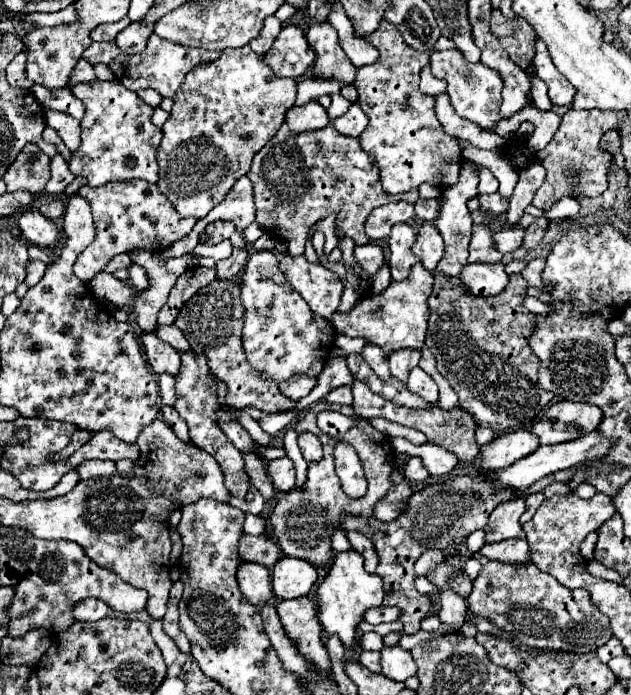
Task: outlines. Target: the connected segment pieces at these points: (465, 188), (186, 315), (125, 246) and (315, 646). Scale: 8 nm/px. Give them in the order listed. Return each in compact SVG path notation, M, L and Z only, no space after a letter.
M464 164L462 170L460 170L460 182L456 186L450 186L450 188L442 190L442 194L438 197L440 210L438 210L438 218L434 220L434 226L438 228L446 250L444 250L444 258L436 266L434 274L442 274L446 280L456 278L460 274L460 270L464 268L466 258L468 258L468 242L470 242L470 234L472 234L472 218L470 218L470 212L466 208L466 200L470 196L478 194L476 186L478 186L478 176L476 176L474 168L470 164Z
M214 280L208 286L204 286L200 294L192 296L184 304L184 310L180 310L174 326L182 330L194 352L202 352L208 356L212 374L226 384L228 406L232 408L254 406L264 412L288 410L288 406L292 406L294 400L286 398L274 382L268 382L268 378L260 378L260 374L256 374L244 358L244 350L240 346L242 312L244 306L240 302L240 284L236 280Z
M128 180L128 182L110 182L108 186L82 186L78 190L80 196L88 198L92 206L92 216L94 216L94 226L96 226L96 238L94 242L78 256L74 264L74 274L82 282L90 282L102 268L112 260L116 254L130 252L134 248L150 250L150 252L162 252L176 240L184 238L196 224L196 218L180 218L160 194L156 184L148 184L144 180Z
M308 596L296 598L296 600L282 600L276 604L276 610L282 618L282 624L292 636L292 640L298 642L300 652L314 662L320 670L330 672L330 660L328 652L324 650L320 642L320 624L316 620L316 602L312 602Z

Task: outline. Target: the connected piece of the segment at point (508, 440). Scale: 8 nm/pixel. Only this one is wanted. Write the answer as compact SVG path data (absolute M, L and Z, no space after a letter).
M514 430L494 438L488 444L482 444L476 468L478 472L504 468L504 466L510 466L514 460L528 456L530 450L536 450L536 448L538 448L536 434L528 430Z

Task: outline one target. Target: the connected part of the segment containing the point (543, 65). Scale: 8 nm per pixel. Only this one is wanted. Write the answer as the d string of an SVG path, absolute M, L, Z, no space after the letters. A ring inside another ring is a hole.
M536 38L534 42L534 48L536 48L536 54L534 54L534 66L536 66L536 72L538 76L546 82L548 86L548 96L554 104L558 106L568 106L574 98L574 86L556 70L556 66L552 64L550 56L548 56L548 50L544 46L544 42L540 38Z

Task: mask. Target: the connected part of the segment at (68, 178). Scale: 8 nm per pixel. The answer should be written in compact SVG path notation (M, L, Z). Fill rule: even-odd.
M56 154L50 162L50 170L52 170L52 176L50 176L50 182L46 184L46 192L48 194L62 194L66 190L66 186L74 180L74 174L70 172L68 162L60 154Z

